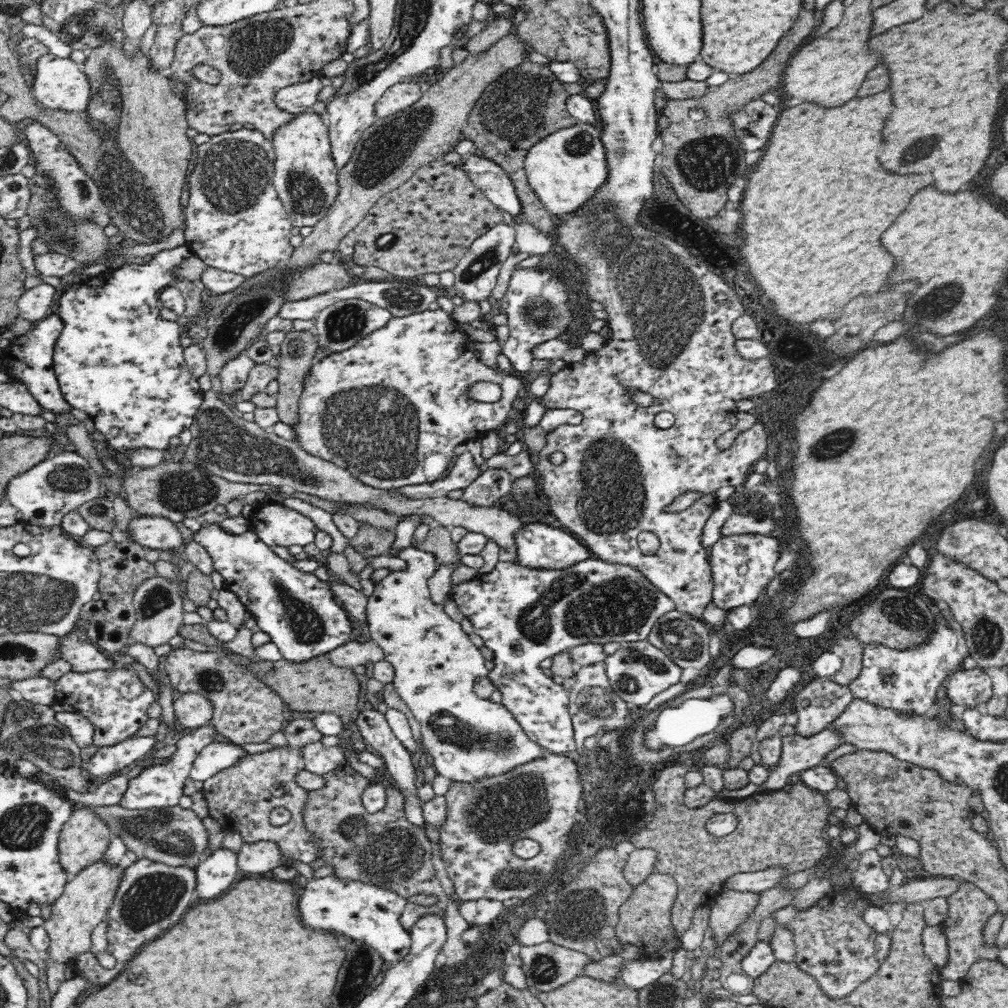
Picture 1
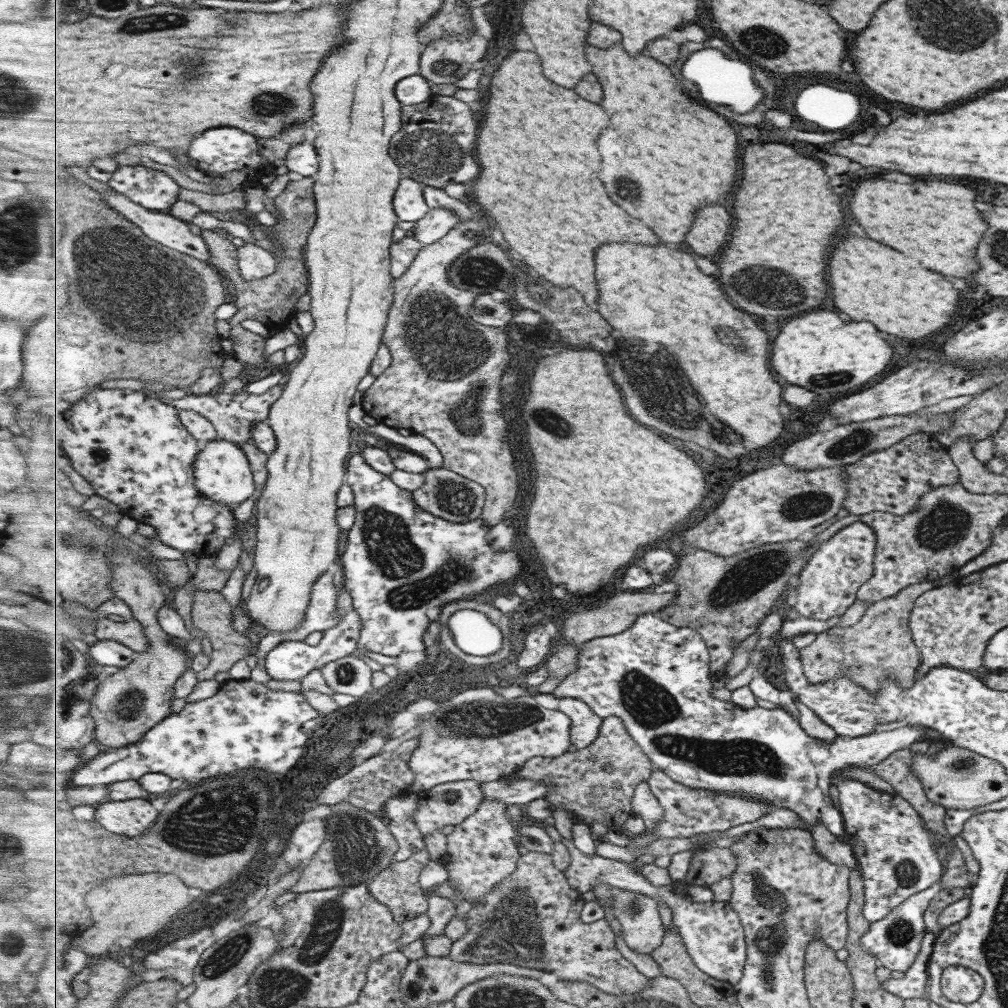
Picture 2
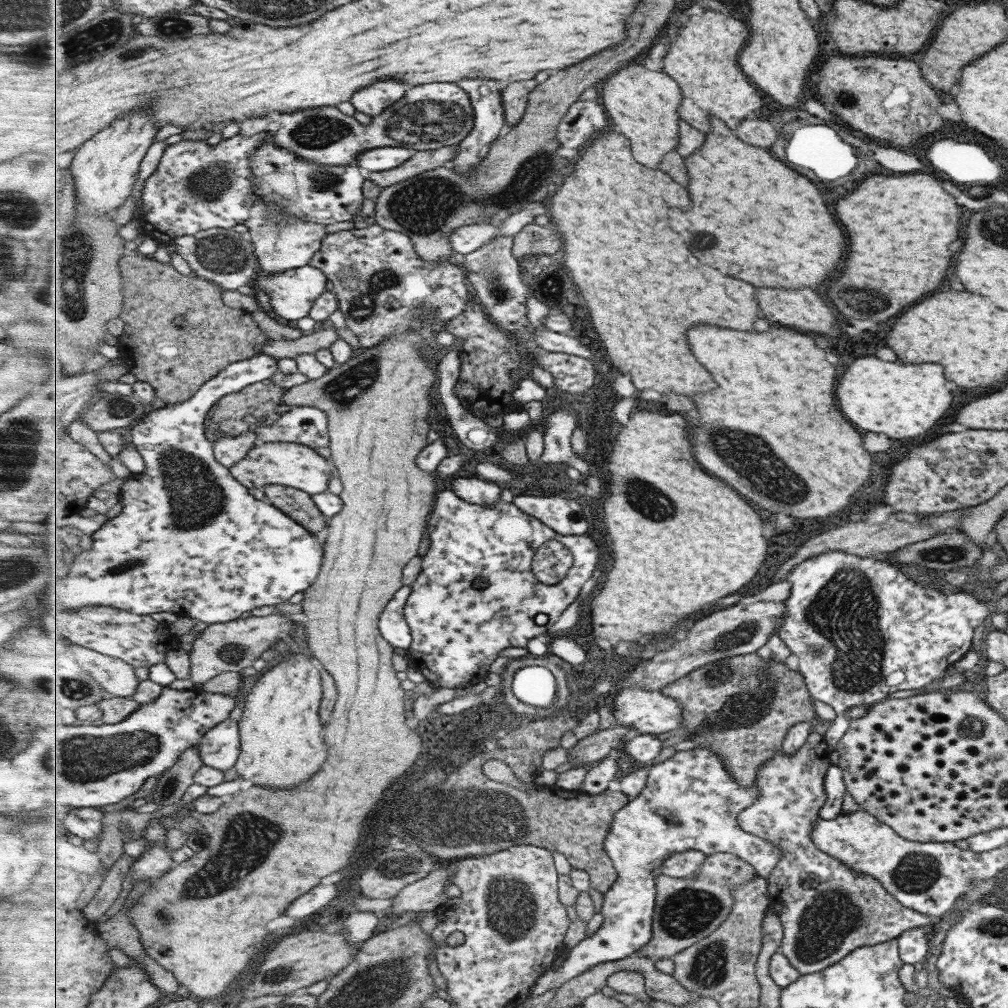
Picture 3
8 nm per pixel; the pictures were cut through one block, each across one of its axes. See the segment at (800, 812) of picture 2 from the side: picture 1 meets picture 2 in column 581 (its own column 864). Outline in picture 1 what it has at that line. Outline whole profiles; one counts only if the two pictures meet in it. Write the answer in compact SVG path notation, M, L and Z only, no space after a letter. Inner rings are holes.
M938 625L924 644L905 651L894 650L883 644L865 645L860 676L849 687L855 699L860 698L878 706L897 707L900 712L924 714L937 700L942 682L954 670L958 670L961 660L955 633L944 625Z

